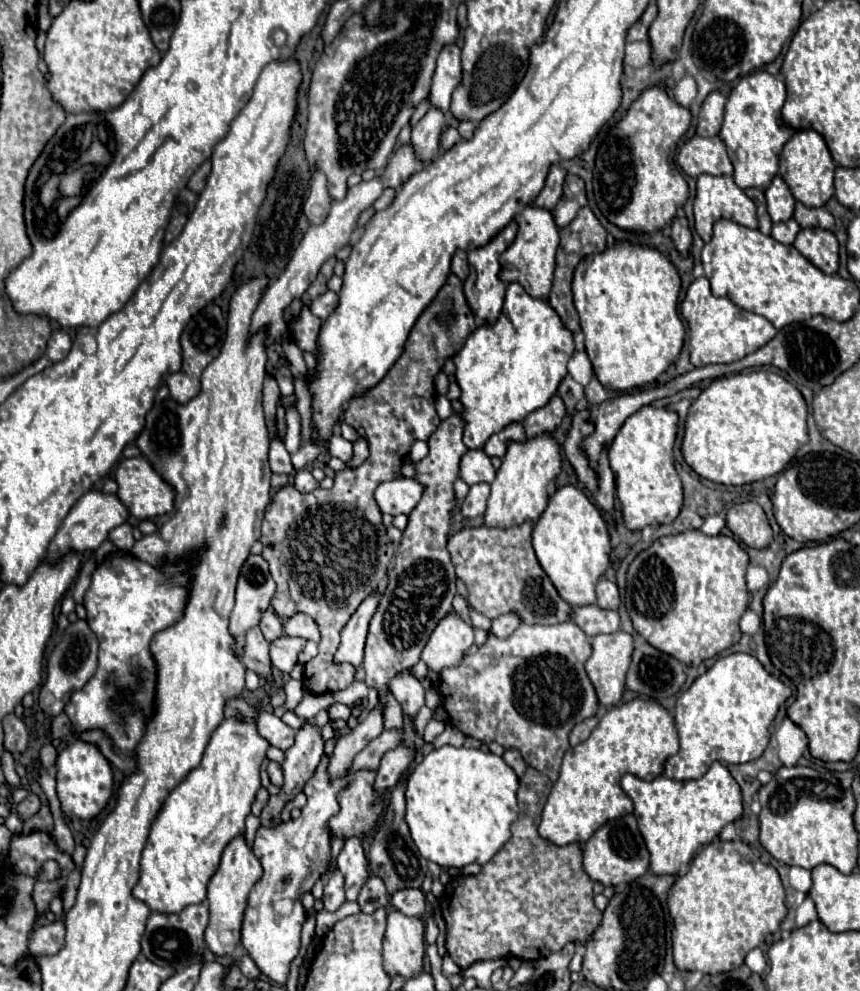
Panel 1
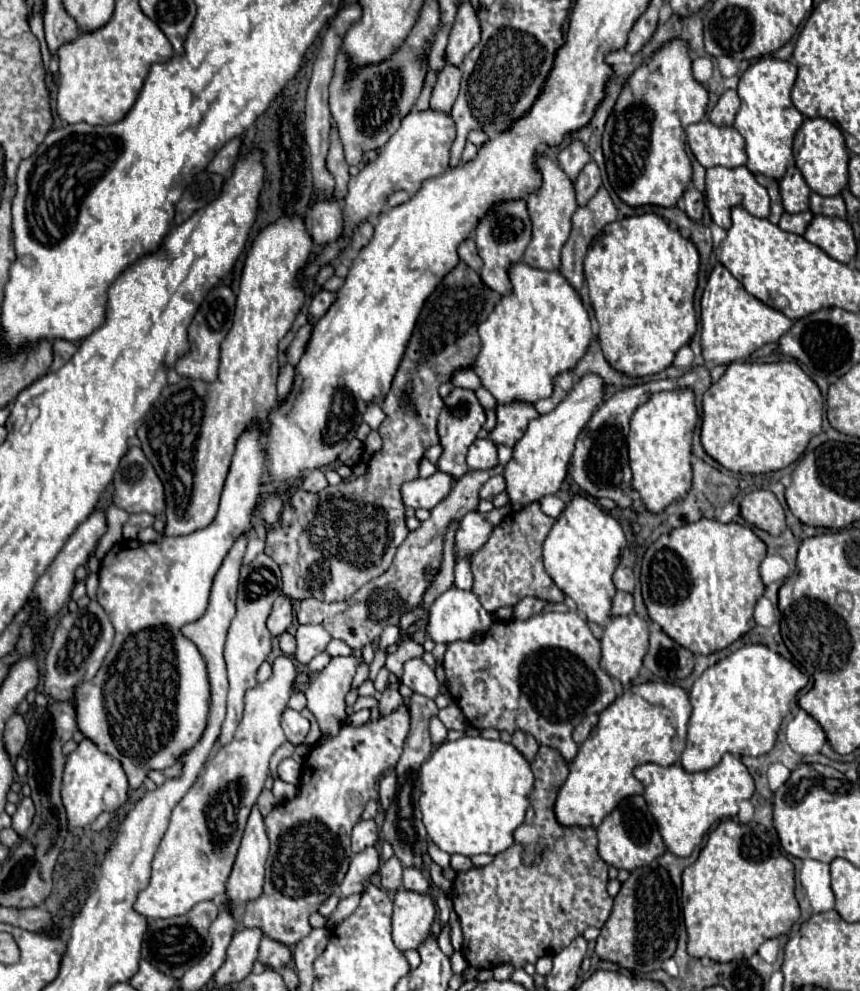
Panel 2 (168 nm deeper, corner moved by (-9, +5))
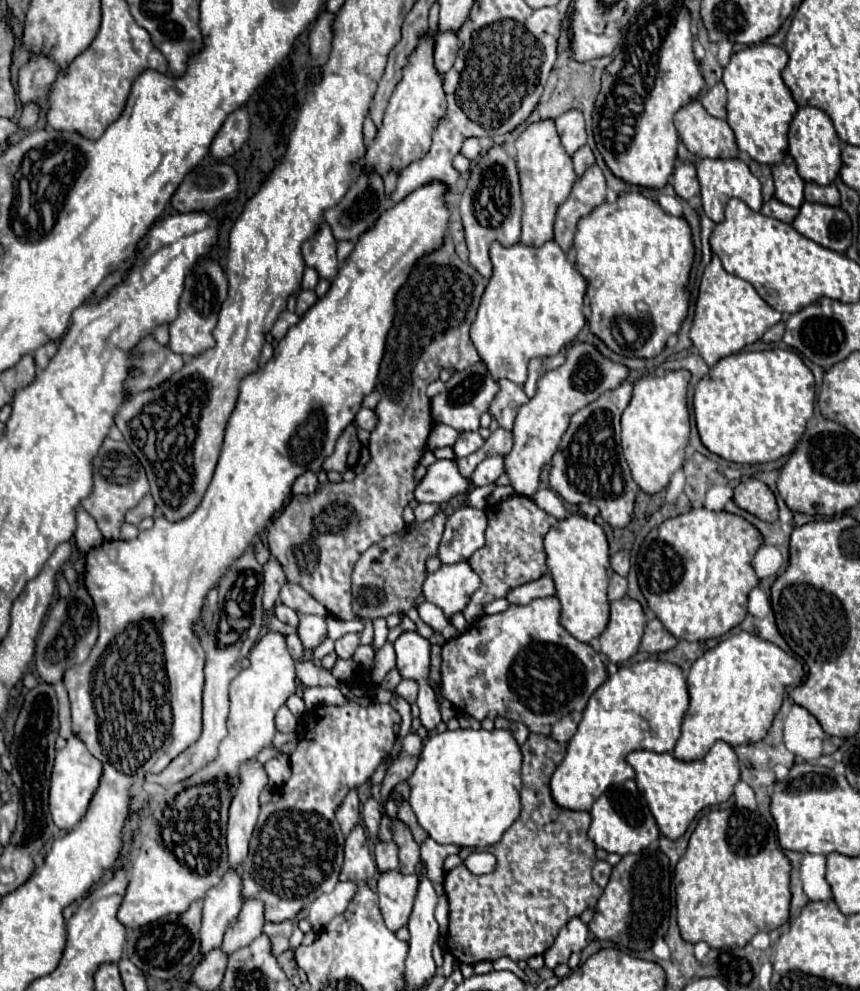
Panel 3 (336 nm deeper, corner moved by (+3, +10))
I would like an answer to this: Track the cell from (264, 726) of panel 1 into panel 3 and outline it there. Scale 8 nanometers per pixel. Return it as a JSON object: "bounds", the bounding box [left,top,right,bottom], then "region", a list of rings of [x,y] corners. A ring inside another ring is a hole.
{"bounds":[275,706,297,732],"region":[[[281,706],[279,710],[277,710],[277,714],[275,714],[275,724],[277,724],[277,730],[279,732],[295,732],[295,728],[297,728],[297,720],[295,720],[295,716],[289,712],[289,708],[287,706]]]}

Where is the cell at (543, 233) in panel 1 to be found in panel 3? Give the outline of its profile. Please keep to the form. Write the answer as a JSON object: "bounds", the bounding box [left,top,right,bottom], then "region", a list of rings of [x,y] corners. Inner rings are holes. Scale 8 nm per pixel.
{"bounds":[515,120,575,246],"region":[[[543,120],[529,124],[525,132],[515,142],[517,148],[517,170],[521,182],[521,198],[523,198],[523,228],[521,228],[521,244],[525,246],[543,246],[553,238],[553,222],[557,208],[571,194],[575,172],[571,164],[571,156],[565,154],[559,134],[555,130],[553,120]]]}

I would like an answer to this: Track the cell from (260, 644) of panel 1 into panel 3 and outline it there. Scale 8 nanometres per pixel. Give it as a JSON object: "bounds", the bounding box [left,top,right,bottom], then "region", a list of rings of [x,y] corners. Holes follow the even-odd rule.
{"bounds":[263,560,287,612],"region":[[[269,560],[265,566],[265,594],[263,594],[263,612],[271,612],[273,606],[275,606],[275,600],[279,598],[279,590],[281,586],[287,582],[285,580],[285,574],[279,566],[277,560]]]}

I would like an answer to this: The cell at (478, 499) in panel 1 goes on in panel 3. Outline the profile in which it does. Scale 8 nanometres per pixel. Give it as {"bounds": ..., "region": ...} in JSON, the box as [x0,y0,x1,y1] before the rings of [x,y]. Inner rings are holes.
{"bounds":[473,456,503,486],"region":[[[489,456],[485,458],[477,470],[473,472],[473,484],[475,486],[489,486],[503,474],[503,458],[501,456]]]}

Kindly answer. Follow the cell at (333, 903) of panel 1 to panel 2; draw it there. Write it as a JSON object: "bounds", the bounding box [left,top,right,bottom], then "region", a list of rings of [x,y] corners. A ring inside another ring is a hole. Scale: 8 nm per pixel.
{"bounds":[341,847,379,897],"region":[[[367,847],[365,851],[353,855],[349,871],[341,883],[341,897],[349,897],[353,893],[363,893],[367,881],[379,869],[379,851],[377,847]]]}

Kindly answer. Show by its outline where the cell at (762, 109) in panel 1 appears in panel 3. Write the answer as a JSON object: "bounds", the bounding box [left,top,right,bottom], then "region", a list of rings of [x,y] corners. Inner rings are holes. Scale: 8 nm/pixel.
{"bounds":[723,44,797,166],"region":[[[755,44],[755,46],[747,46],[747,48],[735,52],[731,56],[731,62],[723,70],[723,84],[727,88],[727,122],[729,122],[731,130],[735,132],[737,148],[741,152],[749,154],[751,160],[755,160],[759,164],[767,164],[767,166],[775,166],[777,162],[781,162],[785,158],[787,130],[797,112],[795,100],[791,98],[791,92],[787,90],[787,86],[781,80],[781,72],[783,72],[785,64],[787,64],[787,52],[783,48],[771,46],[771,44]]]}

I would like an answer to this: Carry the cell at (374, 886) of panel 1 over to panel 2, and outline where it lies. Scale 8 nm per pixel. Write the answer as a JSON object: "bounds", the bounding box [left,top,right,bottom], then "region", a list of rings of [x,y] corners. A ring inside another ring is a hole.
{"bounds":[379,855,403,891],"region":[[[393,855],[393,857],[379,869],[379,875],[381,875],[381,887],[383,887],[383,889],[389,889],[389,891],[395,891],[395,889],[401,885],[401,875],[403,875],[401,861]]]}

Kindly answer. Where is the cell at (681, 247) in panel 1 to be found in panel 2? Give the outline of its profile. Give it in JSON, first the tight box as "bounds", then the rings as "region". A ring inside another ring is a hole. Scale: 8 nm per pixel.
{"bounds":[683,187,705,221],"region":[[[689,187],[683,195],[683,203],[685,203],[685,211],[693,221],[701,221],[703,209],[705,209],[705,199],[703,193],[697,191],[695,187]]]}

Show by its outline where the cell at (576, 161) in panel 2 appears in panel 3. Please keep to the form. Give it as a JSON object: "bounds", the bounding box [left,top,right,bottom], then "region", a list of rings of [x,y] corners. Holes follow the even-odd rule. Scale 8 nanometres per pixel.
{"bounds":[555,110,585,156],"region":[[[571,110],[569,114],[563,114],[555,120],[561,144],[569,156],[573,156],[583,144],[585,144],[585,122],[583,114],[577,110]]]}

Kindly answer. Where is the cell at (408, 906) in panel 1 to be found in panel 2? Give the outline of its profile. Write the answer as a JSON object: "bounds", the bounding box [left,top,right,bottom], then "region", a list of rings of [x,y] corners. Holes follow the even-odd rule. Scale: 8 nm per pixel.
{"bounds":[403,867,429,893],"region":[[[407,867],[407,869],[403,871],[403,887],[409,889],[409,891],[425,893],[425,891],[429,891],[429,881],[423,877],[421,869]]]}

